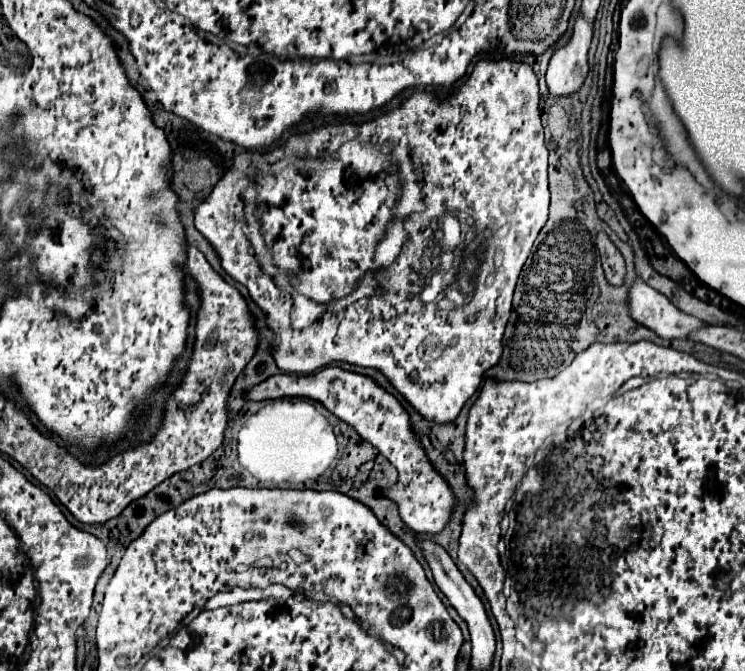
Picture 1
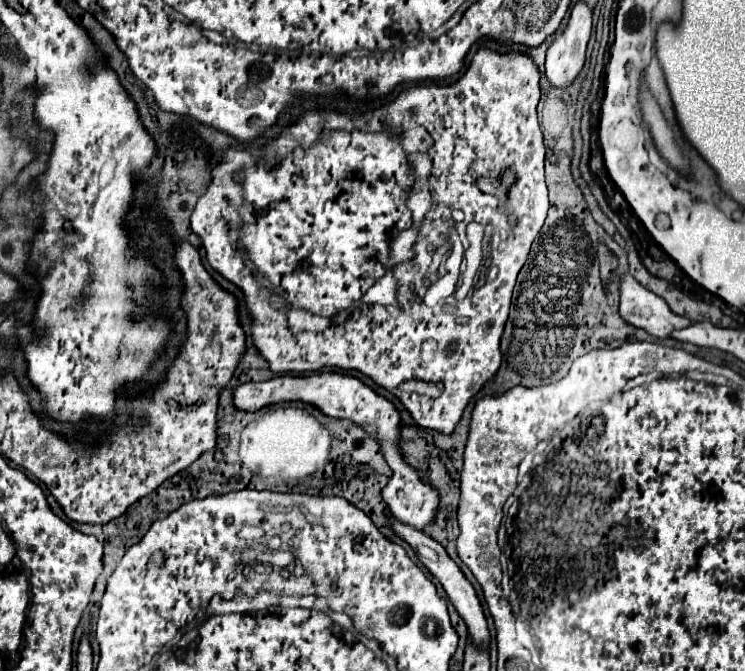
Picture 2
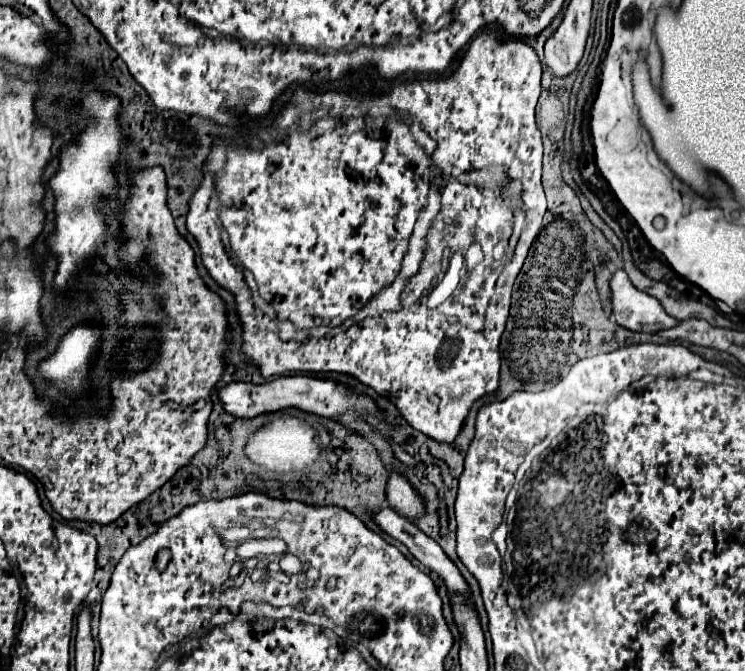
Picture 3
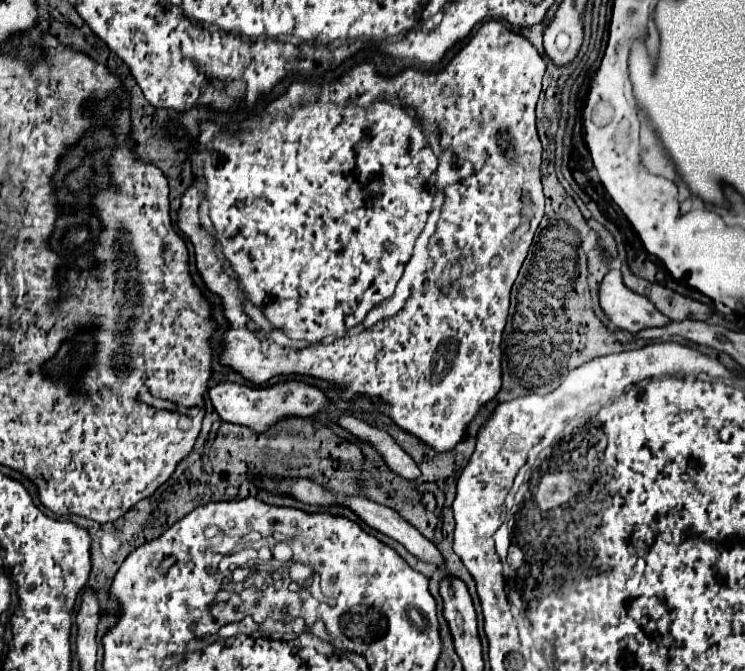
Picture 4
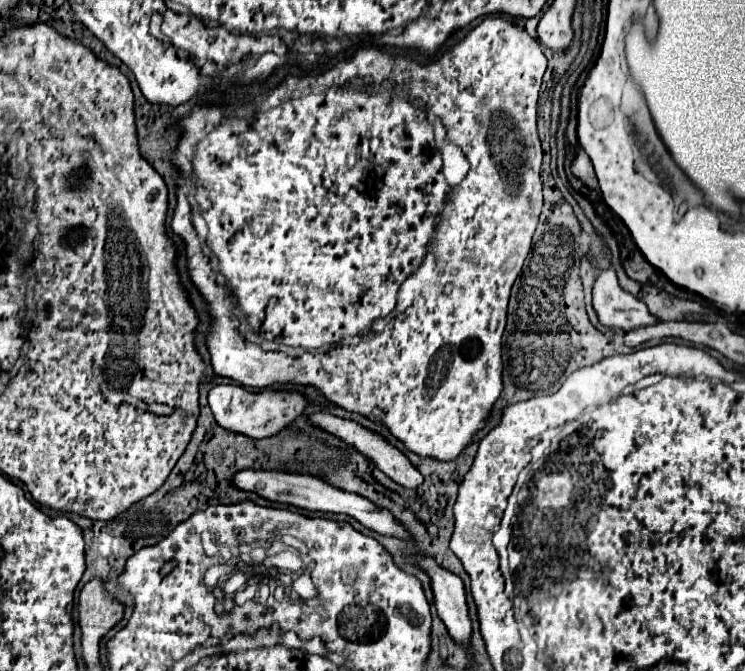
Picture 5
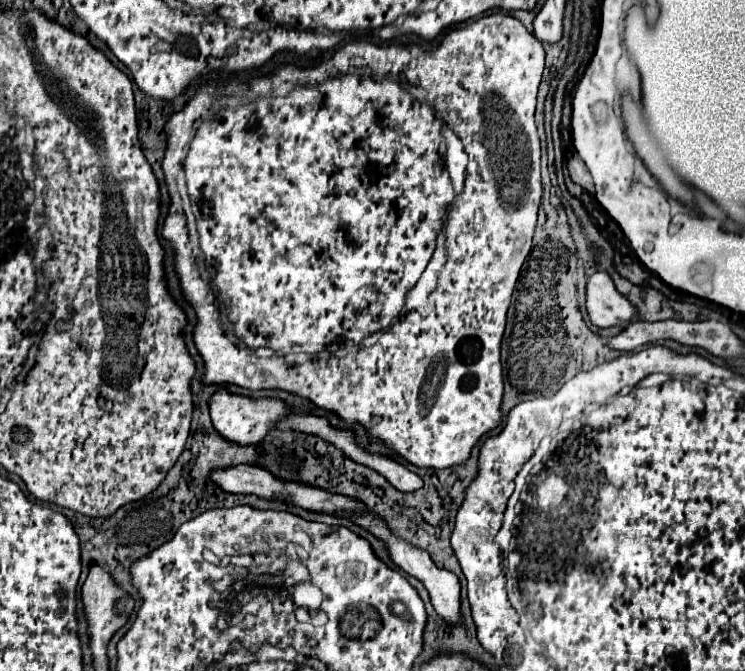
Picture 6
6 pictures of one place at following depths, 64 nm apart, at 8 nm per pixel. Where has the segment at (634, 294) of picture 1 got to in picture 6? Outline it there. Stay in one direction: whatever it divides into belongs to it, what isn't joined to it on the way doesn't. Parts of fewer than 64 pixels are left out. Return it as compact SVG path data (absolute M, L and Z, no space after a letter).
M596 272L588 278L586 310L590 320L600 326L620 326L638 318L638 308L616 290L608 272Z

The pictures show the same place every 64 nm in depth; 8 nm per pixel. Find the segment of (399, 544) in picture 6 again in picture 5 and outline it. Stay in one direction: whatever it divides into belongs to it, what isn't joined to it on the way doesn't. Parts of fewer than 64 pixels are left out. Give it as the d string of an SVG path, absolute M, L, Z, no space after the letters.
M422 556L420 560L416 560L416 564L422 566L432 578L434 604L452 640L468 650L472 646L472 622L462 580L456 574L440 568L430 556Z

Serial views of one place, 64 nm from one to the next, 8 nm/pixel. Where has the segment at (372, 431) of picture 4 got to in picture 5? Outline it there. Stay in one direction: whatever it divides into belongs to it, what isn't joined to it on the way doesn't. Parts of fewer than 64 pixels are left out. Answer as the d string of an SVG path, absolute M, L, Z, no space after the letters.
M316 412L316 414L312 414L312 416L310 416L310 422L312 422L314 426L320 426L320 428L324 428L324 430L340 436L340 438L346 440L348 444L356 446L362 454L366 454L366 456L368 456L386 476L390 476L394 482L398 482L398 484L402 484L402 486L406 486L406 488L416 488L416 486L422 484L422 474L420 474L420 472L412 466L412 462L410 462L396 446L392 446L384 436L380 436L380 434L376 434L376 432L360 426L360 424L354 422L354 420L344 420L344 418L332 416L332 414L328 414L328 412Z

